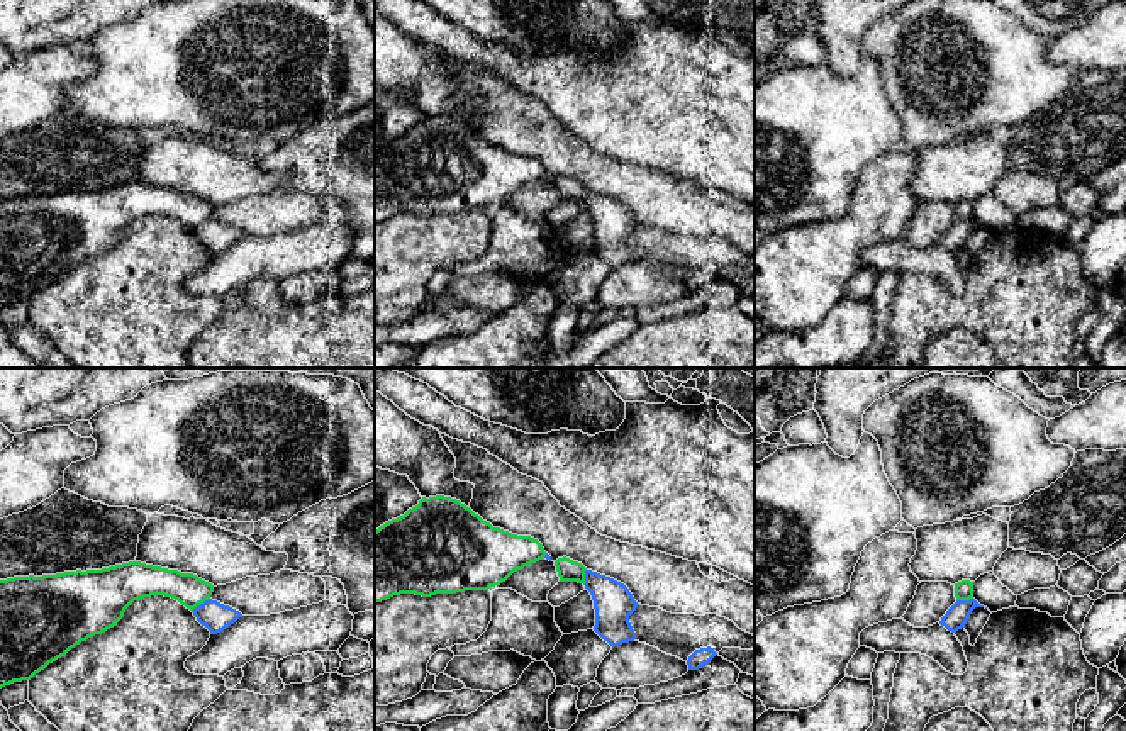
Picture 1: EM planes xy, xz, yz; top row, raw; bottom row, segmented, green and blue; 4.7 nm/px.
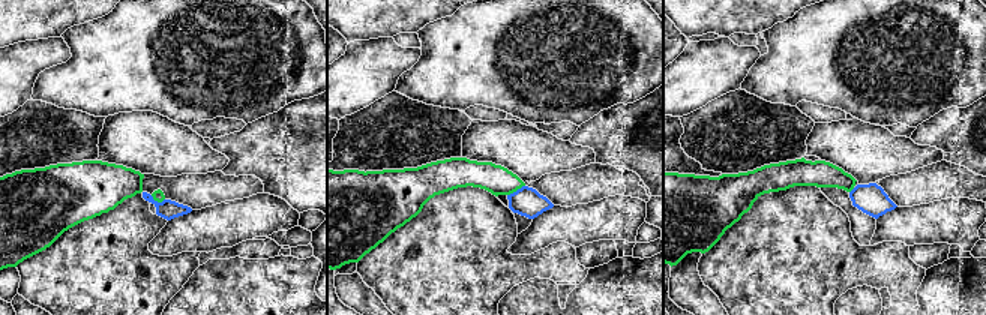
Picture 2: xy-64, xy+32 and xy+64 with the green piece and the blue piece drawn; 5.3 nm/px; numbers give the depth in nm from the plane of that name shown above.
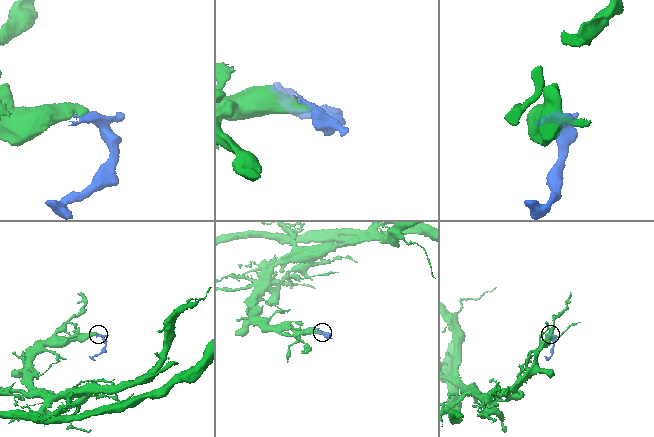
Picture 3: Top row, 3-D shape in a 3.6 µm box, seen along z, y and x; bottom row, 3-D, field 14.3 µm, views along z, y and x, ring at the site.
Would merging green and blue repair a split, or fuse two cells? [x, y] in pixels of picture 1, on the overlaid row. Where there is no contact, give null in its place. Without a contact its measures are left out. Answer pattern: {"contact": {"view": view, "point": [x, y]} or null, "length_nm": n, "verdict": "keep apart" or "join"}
{"contact": {"view": "xy", "point": [200, 602]}, "length_nm": 110, "verdict": "keep apart"}

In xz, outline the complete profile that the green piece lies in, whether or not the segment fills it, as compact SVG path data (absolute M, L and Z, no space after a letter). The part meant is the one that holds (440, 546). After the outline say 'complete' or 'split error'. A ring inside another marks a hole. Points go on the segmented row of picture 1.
M422 497L415 507L375 531L375 602L400 594L431 597L488 590L544 556L538 539L493 527L456 499Z | complete

